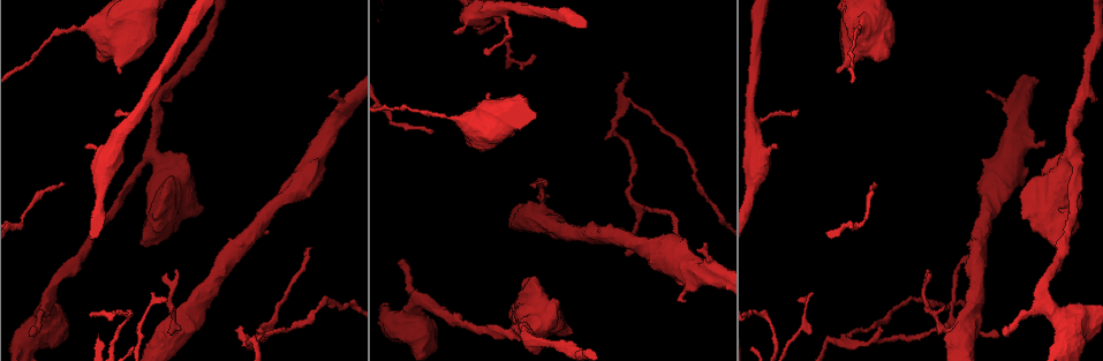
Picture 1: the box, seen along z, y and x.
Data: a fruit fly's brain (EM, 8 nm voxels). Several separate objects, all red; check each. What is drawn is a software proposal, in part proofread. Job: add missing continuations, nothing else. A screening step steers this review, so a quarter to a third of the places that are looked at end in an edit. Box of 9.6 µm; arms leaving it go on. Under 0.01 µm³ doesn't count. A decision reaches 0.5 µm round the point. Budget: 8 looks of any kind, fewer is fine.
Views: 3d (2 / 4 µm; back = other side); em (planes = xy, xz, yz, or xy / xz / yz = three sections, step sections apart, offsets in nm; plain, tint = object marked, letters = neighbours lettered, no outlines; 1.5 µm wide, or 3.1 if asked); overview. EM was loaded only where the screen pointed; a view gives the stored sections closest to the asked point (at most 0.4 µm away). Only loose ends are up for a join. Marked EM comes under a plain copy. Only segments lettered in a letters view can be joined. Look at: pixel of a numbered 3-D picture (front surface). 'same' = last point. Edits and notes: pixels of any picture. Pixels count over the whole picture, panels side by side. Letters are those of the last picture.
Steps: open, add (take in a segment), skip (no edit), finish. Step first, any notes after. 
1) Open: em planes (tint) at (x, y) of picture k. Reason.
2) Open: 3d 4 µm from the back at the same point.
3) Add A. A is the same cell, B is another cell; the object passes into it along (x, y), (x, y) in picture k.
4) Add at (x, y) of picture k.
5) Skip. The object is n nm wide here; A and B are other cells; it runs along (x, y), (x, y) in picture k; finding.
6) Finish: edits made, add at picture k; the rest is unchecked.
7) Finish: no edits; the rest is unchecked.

Open: em xz step 4 (tint) at (926, 272) of picture 1. Thin end.

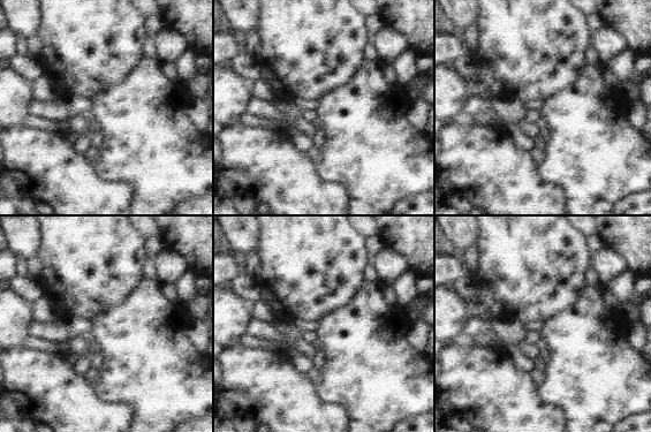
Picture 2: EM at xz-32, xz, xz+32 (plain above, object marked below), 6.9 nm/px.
Open: em planes (letters) at the same point.

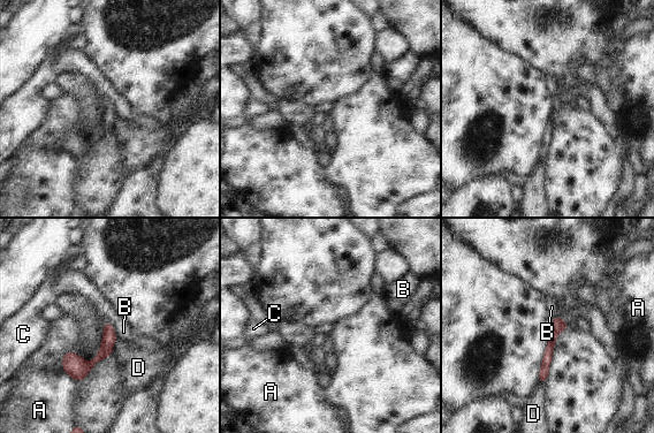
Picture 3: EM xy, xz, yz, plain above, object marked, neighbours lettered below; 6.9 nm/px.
Skip. The object is 90 nm wide here; A, B, C and D are other cells; it runs along (557, 319), (542, 379) in picture 3; no lettered segment goes on from it.

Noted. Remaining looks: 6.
Open: 3d 2 µm from the back at (998, 336) of picture 1. Free end.

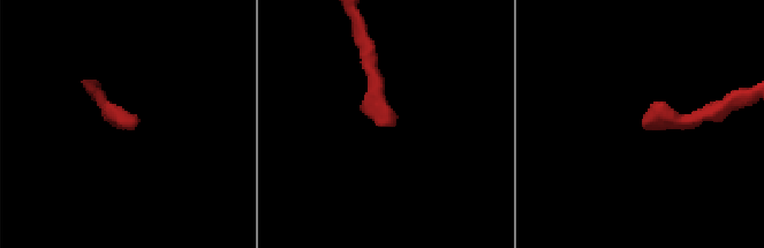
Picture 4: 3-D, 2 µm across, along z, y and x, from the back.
Open: em planes (tint) at (394, 124) of picture 4.

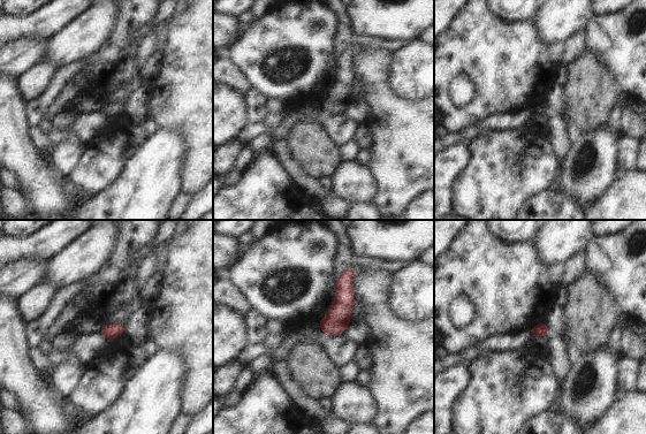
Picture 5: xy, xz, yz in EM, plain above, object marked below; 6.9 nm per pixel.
Open: em planes (letters) at the same point. What lies round it.

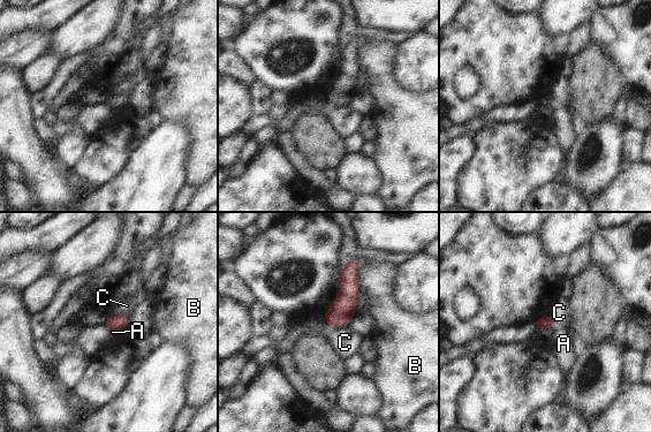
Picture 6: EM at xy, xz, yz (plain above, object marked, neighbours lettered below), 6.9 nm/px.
Skip. The object is 90 nm wide here; A, B and C are other cells; a border runs along (128, 315), (113, 315), (107, 318) in picture 6; no lettered segment goes on from it.

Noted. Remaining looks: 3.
Open: em planes (letters) at (401, 266) of picture 1.

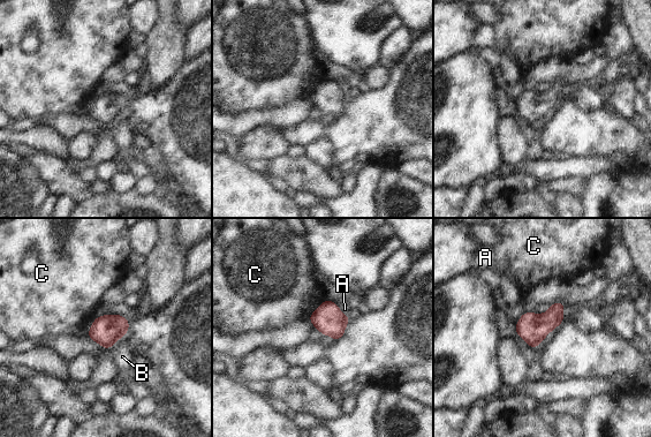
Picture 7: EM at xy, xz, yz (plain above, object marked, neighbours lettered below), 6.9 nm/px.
Skip. A, B and C are other cells; a border runs along (324, 300), (307, 318) in picture 7; no lettered segment goes on from it.

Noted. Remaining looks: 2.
Open: em xy step 8 (letters) at (685, 300) of picture 1. Thick end.

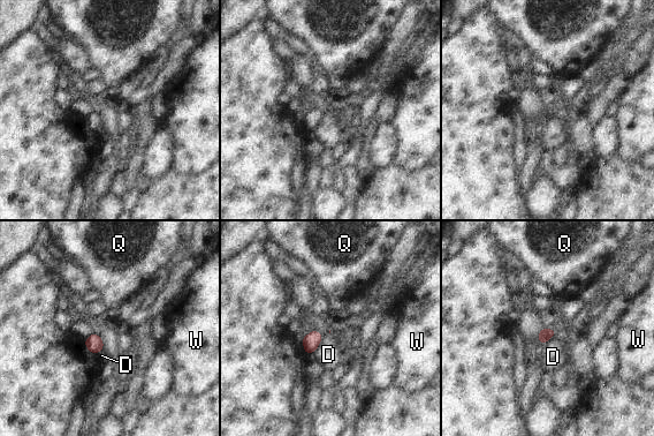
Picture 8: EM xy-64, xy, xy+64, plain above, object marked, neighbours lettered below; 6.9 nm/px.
Skip. The longest contact is with D, 140 nm; D, Q and W are other cells; none of them fits.

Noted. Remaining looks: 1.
Finish: no edits; the rest is unchecked.

